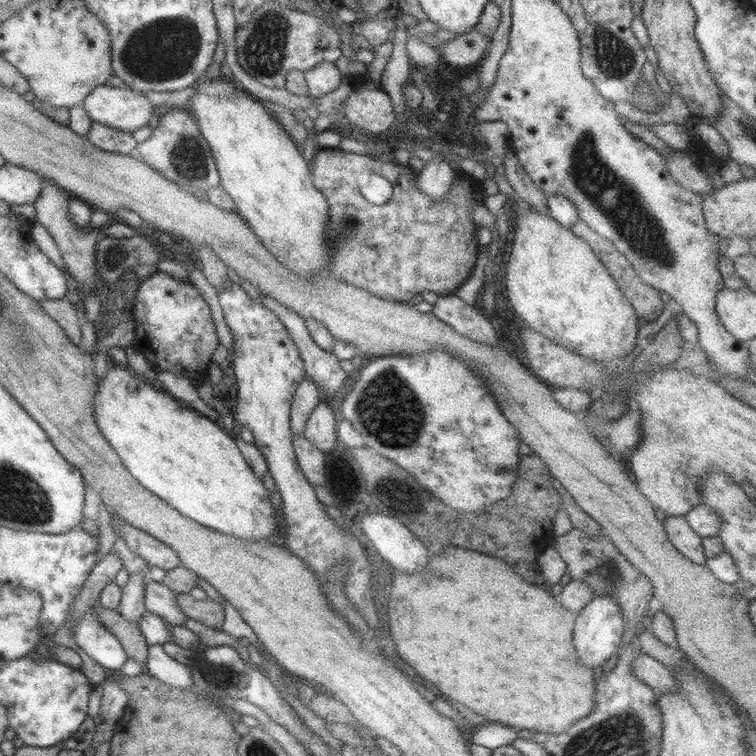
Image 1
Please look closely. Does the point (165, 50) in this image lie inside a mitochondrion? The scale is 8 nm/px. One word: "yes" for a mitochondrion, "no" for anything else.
yes

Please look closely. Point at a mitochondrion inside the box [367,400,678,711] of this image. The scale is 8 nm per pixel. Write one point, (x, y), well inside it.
(607, 572)

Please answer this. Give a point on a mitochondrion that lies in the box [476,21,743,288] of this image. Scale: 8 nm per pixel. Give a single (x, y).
(616, 199)

